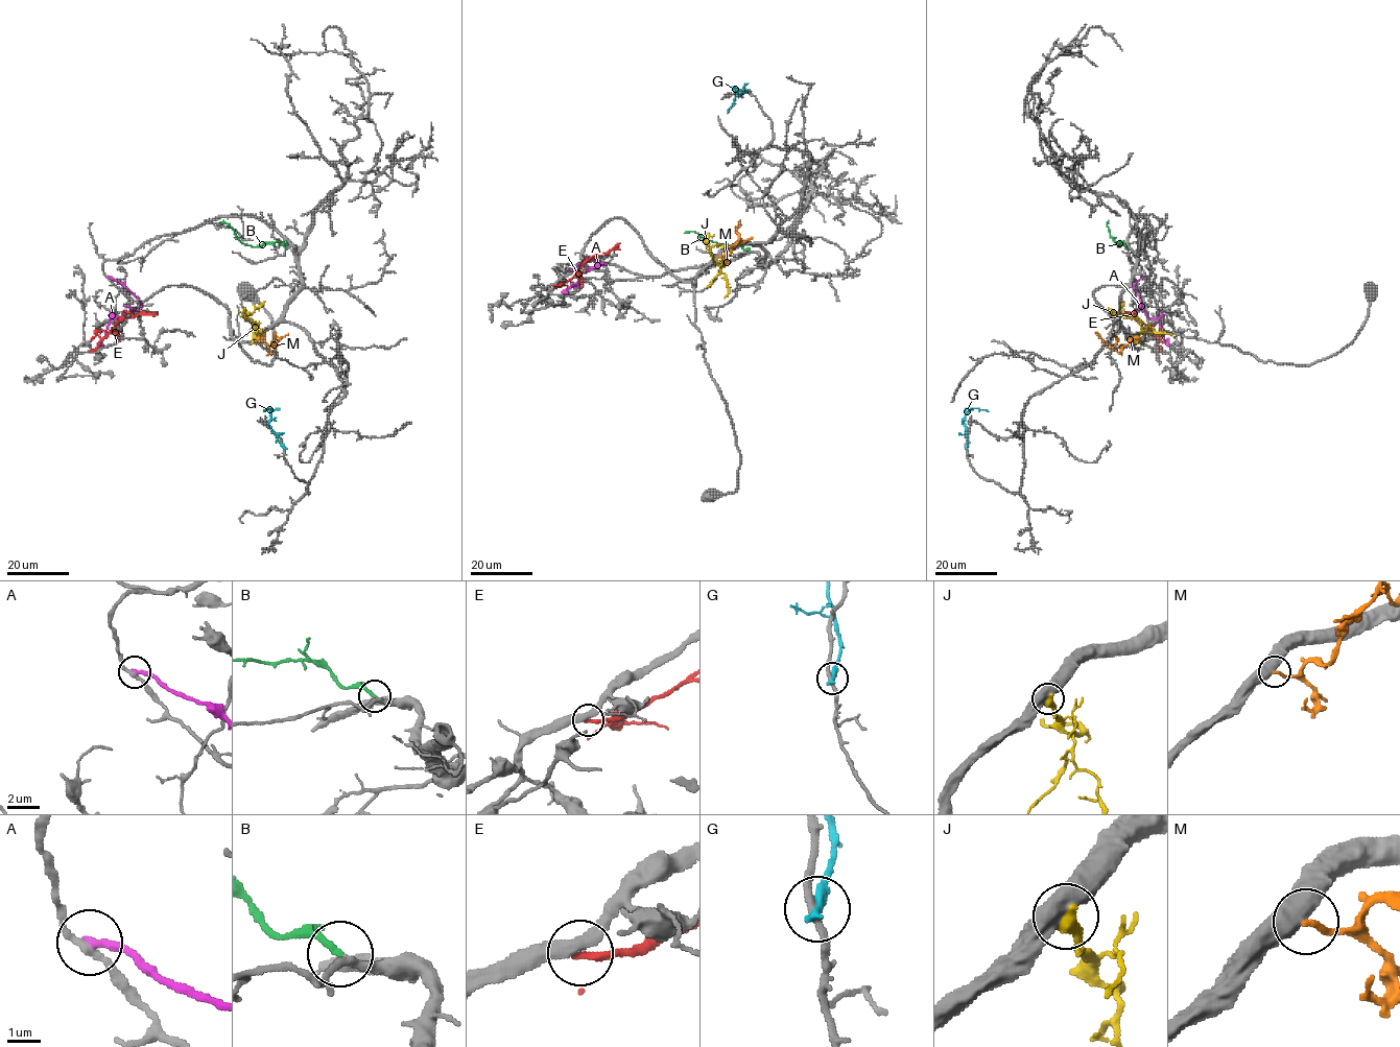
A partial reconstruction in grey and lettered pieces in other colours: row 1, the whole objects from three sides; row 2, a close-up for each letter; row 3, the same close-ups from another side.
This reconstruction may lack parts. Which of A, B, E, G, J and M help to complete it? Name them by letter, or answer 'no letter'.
B

